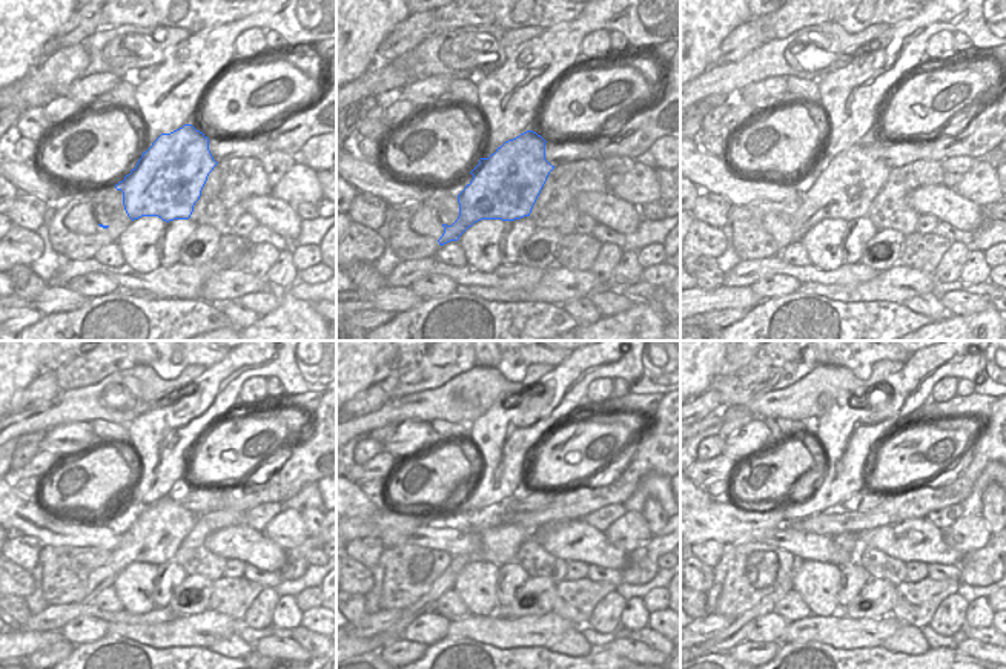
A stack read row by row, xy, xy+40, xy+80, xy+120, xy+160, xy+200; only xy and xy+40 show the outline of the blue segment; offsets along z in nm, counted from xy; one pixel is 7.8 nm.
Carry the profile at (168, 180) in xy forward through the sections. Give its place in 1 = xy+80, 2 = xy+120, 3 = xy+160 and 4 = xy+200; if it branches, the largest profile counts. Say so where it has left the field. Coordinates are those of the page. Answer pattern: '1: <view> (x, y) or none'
1: xy+80 (850, 181)
2: xy+120 (154, 537)
3: xy+160 (501, 543)
4: xy+200 (737, 631)

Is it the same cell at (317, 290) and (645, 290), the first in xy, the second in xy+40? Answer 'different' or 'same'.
same

